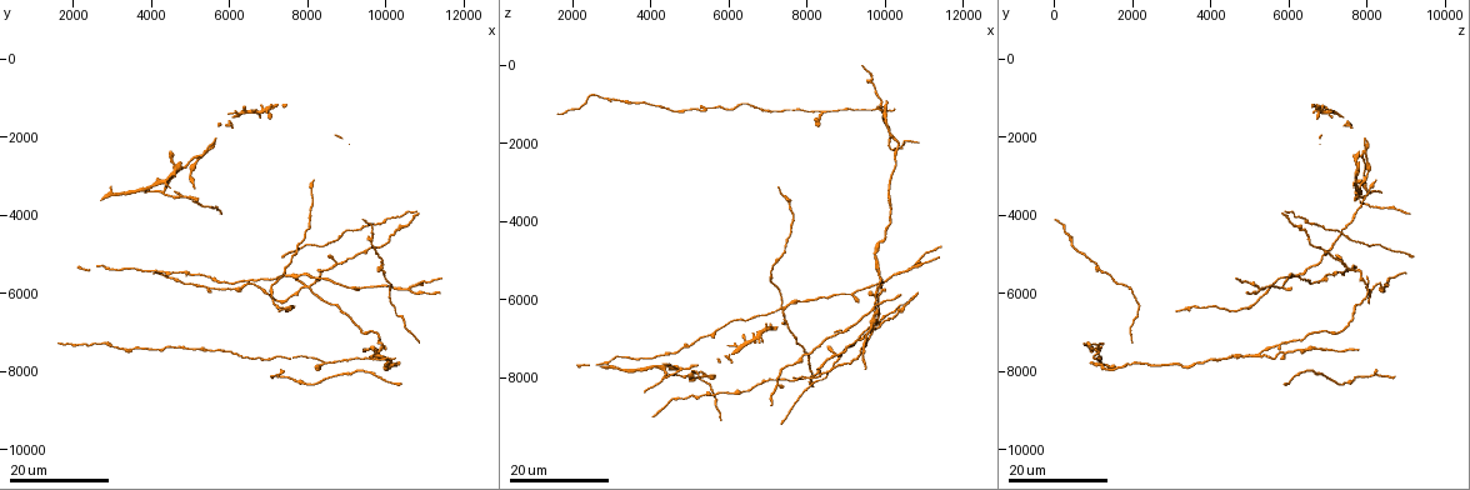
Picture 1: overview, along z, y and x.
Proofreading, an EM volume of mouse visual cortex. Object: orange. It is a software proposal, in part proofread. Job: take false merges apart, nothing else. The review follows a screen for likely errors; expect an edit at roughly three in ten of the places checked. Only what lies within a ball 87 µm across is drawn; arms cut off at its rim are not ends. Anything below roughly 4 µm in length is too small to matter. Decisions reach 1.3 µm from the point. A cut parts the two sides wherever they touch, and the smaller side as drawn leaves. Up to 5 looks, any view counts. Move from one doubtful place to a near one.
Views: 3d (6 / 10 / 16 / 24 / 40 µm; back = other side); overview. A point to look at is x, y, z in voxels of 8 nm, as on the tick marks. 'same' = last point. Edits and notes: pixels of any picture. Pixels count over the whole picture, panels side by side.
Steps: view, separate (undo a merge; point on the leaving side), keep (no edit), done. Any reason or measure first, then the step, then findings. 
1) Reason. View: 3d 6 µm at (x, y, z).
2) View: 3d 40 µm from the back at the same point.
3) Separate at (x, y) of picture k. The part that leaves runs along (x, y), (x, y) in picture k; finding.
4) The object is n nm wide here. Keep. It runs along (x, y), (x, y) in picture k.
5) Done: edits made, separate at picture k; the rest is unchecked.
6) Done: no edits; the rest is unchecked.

Two arms in line, one across. View: 3d 16 µm at (10600, 5850, 5250).

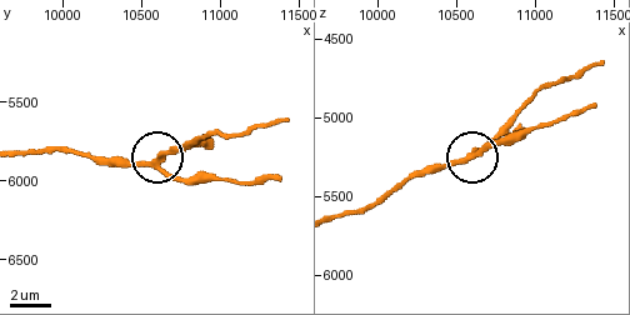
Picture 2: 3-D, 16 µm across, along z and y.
View: 3d 6 µm at (10620, 5880, 5240).

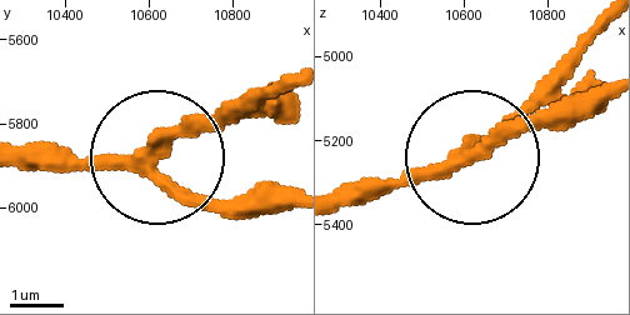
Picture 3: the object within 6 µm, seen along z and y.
The object is 280 nm wide here. Separate at (189, 116) of picture 3. Two neurons meet here.

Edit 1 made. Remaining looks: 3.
View: overview.

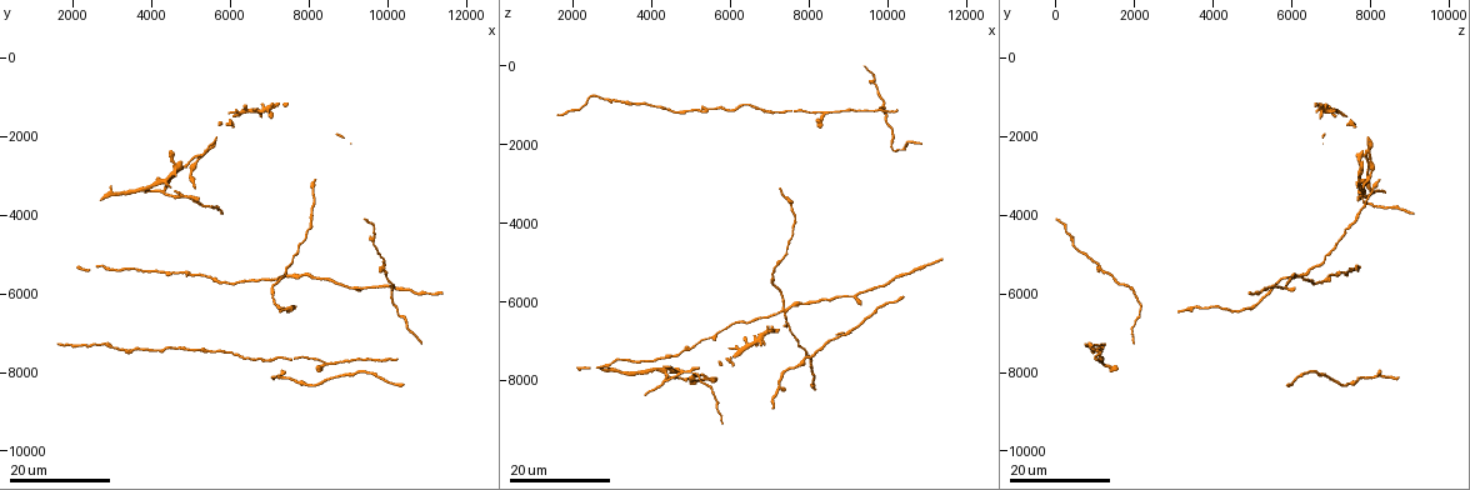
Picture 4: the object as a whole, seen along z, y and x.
Three arms meet. View: 3d 24 µm at (9200, 5900, 5900).

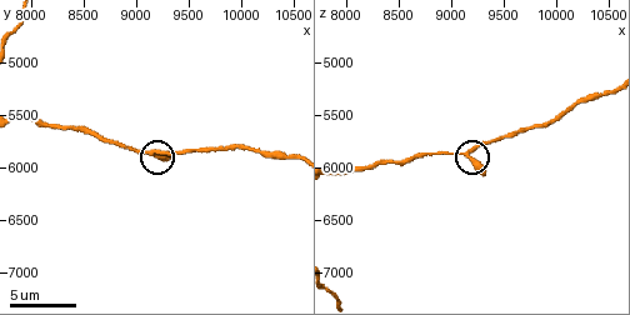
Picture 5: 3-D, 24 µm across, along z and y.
View: 3d 10 µm at (9180, 5840, 5860).

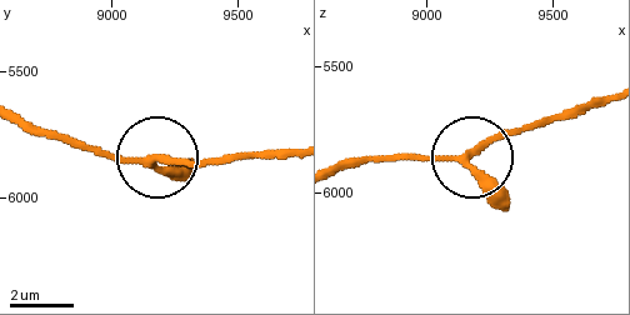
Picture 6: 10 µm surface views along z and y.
Keep. It runs along (21, 115), (134, 160), (228, 160) in picture 6; one neuron here.

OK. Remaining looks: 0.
Done: edits made, separate at picture 3; the rest is unchecked.

